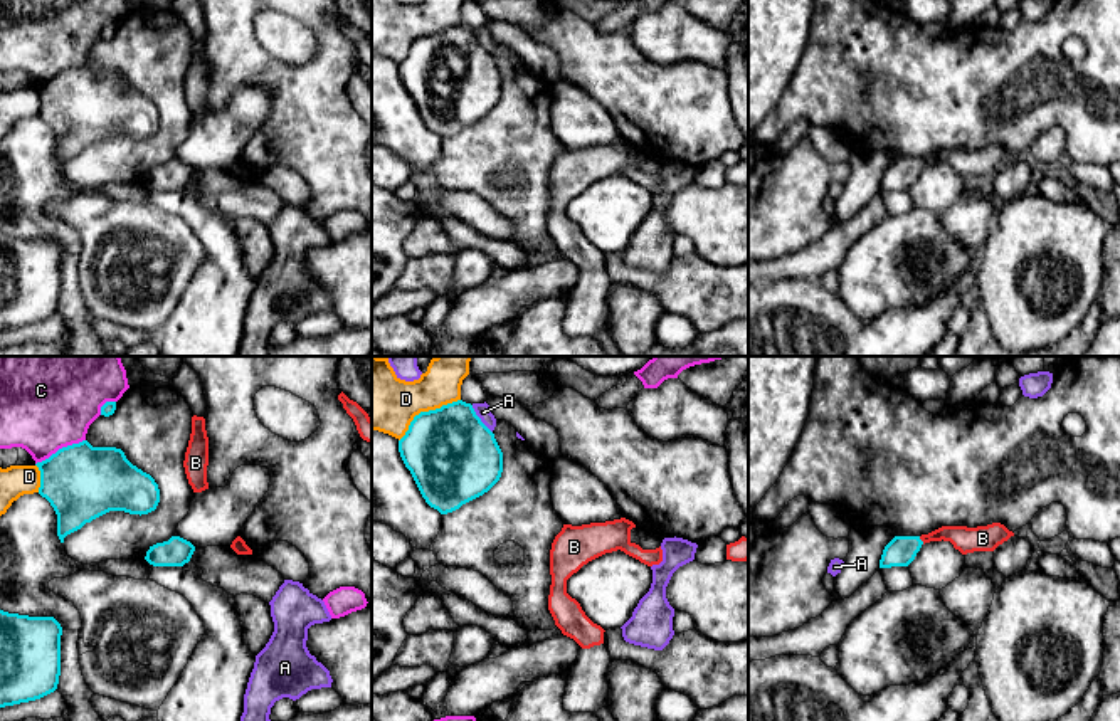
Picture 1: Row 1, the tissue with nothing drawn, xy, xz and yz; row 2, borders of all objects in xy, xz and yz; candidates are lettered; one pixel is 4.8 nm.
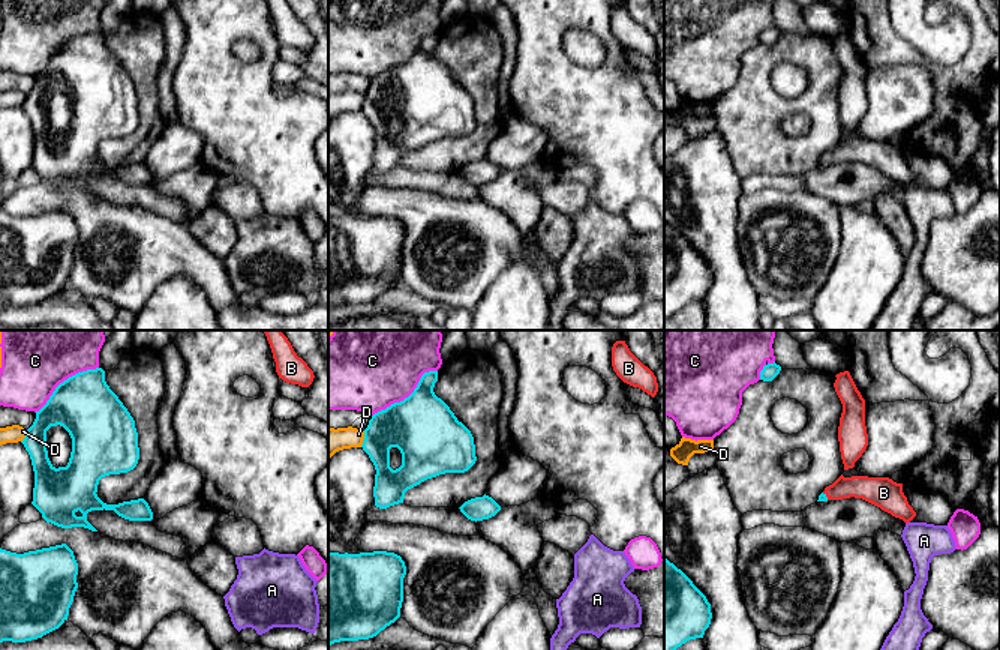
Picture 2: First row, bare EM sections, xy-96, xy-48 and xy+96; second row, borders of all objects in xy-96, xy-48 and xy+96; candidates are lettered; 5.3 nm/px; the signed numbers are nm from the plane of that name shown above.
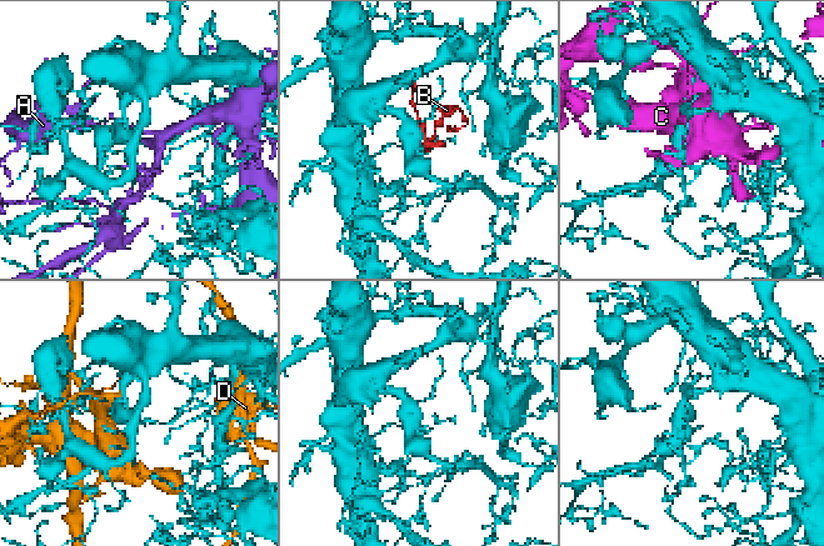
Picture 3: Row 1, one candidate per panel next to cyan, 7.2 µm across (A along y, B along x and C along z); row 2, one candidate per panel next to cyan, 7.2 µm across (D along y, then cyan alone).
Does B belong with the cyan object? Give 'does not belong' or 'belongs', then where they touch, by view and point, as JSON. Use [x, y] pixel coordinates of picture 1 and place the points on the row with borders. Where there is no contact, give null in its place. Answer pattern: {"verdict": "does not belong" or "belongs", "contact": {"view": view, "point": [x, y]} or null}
{"verdict": "belongs", "contact": {"view": "yz", "point": [920, 540]}}

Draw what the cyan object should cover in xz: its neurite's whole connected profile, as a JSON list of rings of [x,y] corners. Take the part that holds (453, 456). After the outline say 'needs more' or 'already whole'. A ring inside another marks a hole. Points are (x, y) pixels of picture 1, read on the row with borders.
[[[462,400],[415,415],[399,452],[425,503],[441,514],[488,492],[503,472],[494,434]]] | already whole

